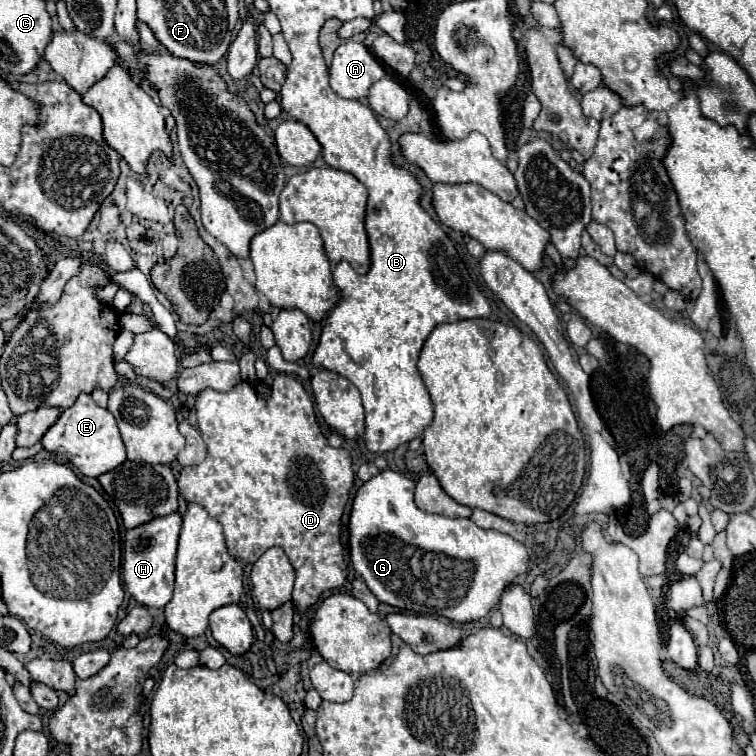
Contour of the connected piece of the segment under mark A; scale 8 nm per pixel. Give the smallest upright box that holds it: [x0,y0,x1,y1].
[329,40,385,100]

